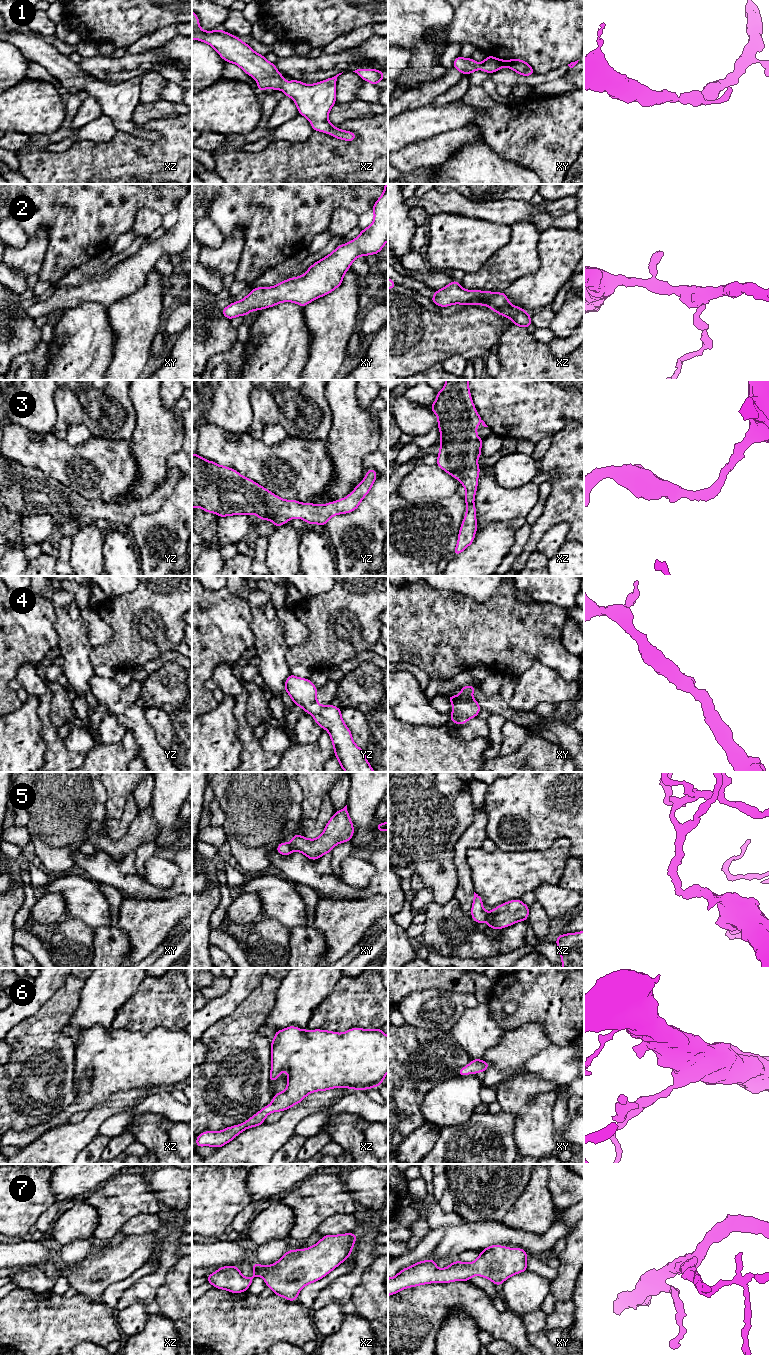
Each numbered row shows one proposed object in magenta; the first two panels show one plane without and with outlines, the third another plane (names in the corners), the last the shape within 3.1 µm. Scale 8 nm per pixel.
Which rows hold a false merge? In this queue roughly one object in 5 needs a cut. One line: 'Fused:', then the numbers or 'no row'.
Fused: no row

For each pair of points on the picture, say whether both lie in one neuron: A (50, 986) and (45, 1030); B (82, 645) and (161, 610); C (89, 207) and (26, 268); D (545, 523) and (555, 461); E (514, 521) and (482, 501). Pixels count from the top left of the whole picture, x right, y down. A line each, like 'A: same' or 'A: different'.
A: different
B: different
C: different
D: same
E: same

